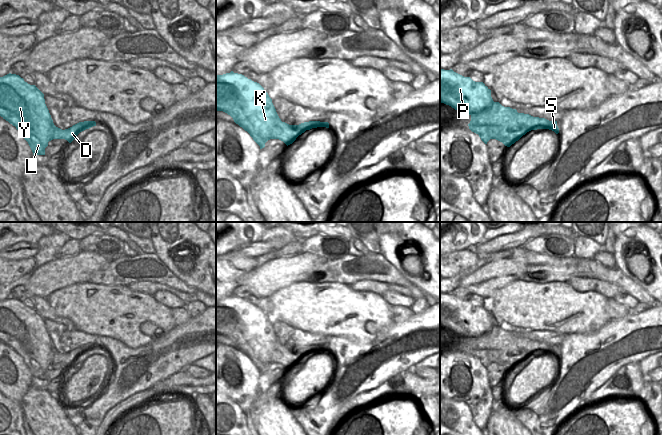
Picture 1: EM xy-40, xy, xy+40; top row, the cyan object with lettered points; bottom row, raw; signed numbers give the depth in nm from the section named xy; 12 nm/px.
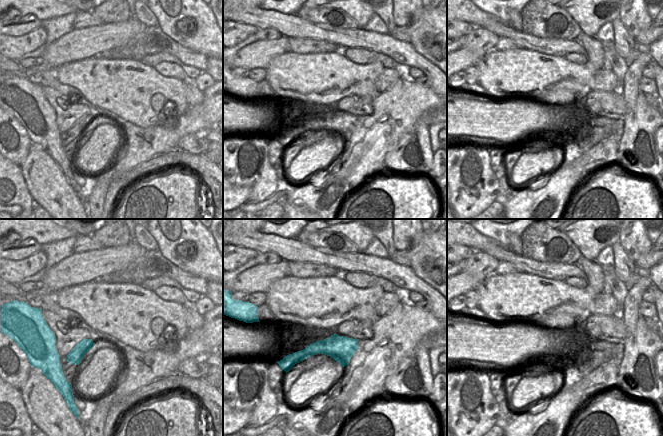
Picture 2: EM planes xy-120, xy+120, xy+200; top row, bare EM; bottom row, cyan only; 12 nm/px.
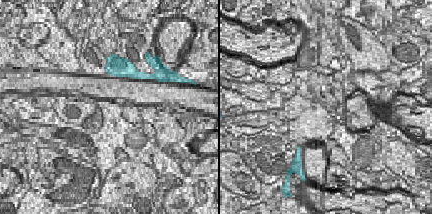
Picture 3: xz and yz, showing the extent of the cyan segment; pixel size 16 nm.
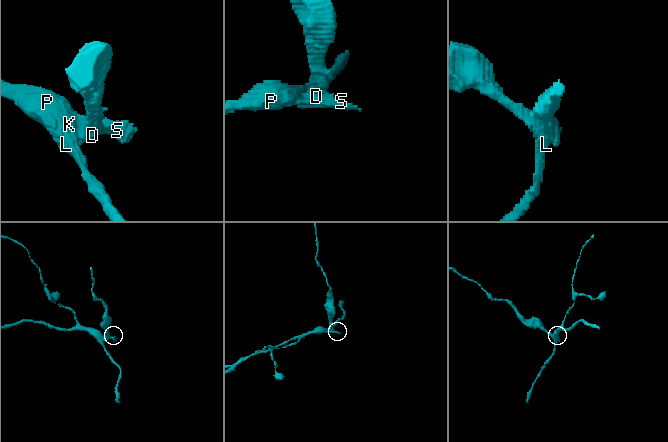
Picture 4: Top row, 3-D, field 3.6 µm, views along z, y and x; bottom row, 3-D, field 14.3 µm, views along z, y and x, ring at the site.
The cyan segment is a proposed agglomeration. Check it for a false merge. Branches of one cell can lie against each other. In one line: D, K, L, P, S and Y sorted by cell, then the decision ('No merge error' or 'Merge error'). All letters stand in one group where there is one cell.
Groups: D S / K L P Y. Merge error

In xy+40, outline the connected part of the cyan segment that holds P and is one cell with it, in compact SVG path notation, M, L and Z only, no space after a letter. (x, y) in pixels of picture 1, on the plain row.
M440 293L440 326L470 339L469 353L485 368L491 363L488 351L502 349L507 345L508 335L517 335L494 326L491 314L483 306L475 306L452 293Z

